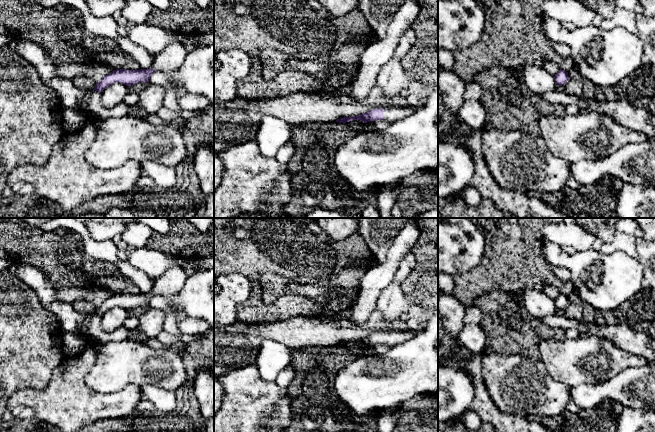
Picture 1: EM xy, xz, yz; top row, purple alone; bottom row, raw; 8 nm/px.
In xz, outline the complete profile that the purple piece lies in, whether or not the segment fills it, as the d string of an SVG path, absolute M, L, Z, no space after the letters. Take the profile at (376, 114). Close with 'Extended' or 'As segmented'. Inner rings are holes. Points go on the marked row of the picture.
M398 107L398 108L389 108L389 109L376 108L357 116L337 119L336 122L345 124L346 122L350 122L353 120L360 120L363 123L376 121L376 120L384 120L392 124L400 119L410 116L413 112L414 110L410 107Z. Extended

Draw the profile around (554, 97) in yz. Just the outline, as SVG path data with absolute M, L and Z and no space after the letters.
M552 91L539 94L544 100L548 101L551 104L569 106L574 105L579 110L584 111L588 108L588 102L582 97L575 96L573 94L566 94L564 92Z

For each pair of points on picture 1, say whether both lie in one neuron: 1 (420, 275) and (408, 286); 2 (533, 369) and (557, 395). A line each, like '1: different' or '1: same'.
1: same
2: same

